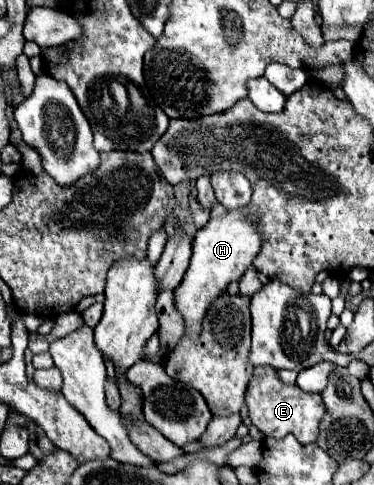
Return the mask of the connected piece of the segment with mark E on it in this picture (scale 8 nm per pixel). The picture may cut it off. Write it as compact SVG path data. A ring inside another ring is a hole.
M256 367L254 377L250 379L248 391L246 391L246 401L250 409L250 419L252 423L266 435L274 439L282 439L288 433L292 433L302 445L314 443L318 437L318 425L324 415L324 401L320 393L304 393L296 385L284 385L276 369L272 367Z

